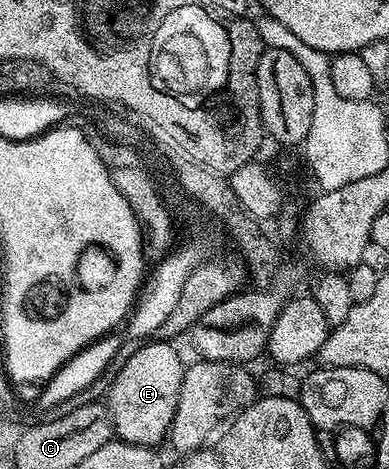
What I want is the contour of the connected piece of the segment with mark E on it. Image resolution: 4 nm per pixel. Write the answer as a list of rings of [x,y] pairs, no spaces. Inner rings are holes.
[[[147,342],[142,346],[136,347],[129,362],[125,362],[125,366],[121,366],[117,378],[111,383],[111,389],[107,391],[105,403],[107,411],[111,413],[114,435],[118,439],[137,446],[155,448],[162,440],[164,443],[168,439],[171,431],[173,414],[177,410],[177,398],[183,381],[185,360],[179,357],[179,352],[175,349],[176,345],[171,342]]]

